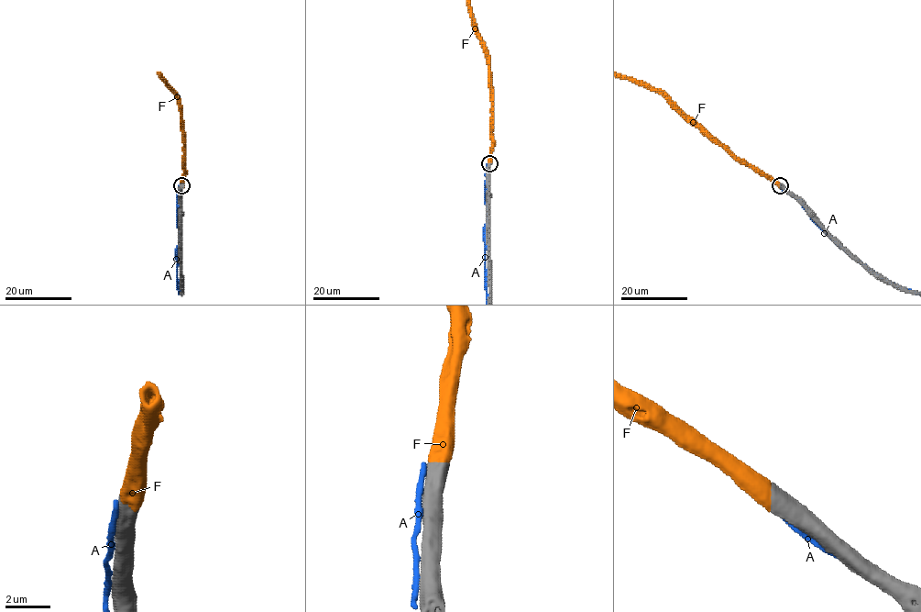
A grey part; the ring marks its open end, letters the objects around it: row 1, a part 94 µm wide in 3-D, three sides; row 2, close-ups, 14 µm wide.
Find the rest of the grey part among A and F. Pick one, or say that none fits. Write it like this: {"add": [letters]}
{"add": ["F"]}

